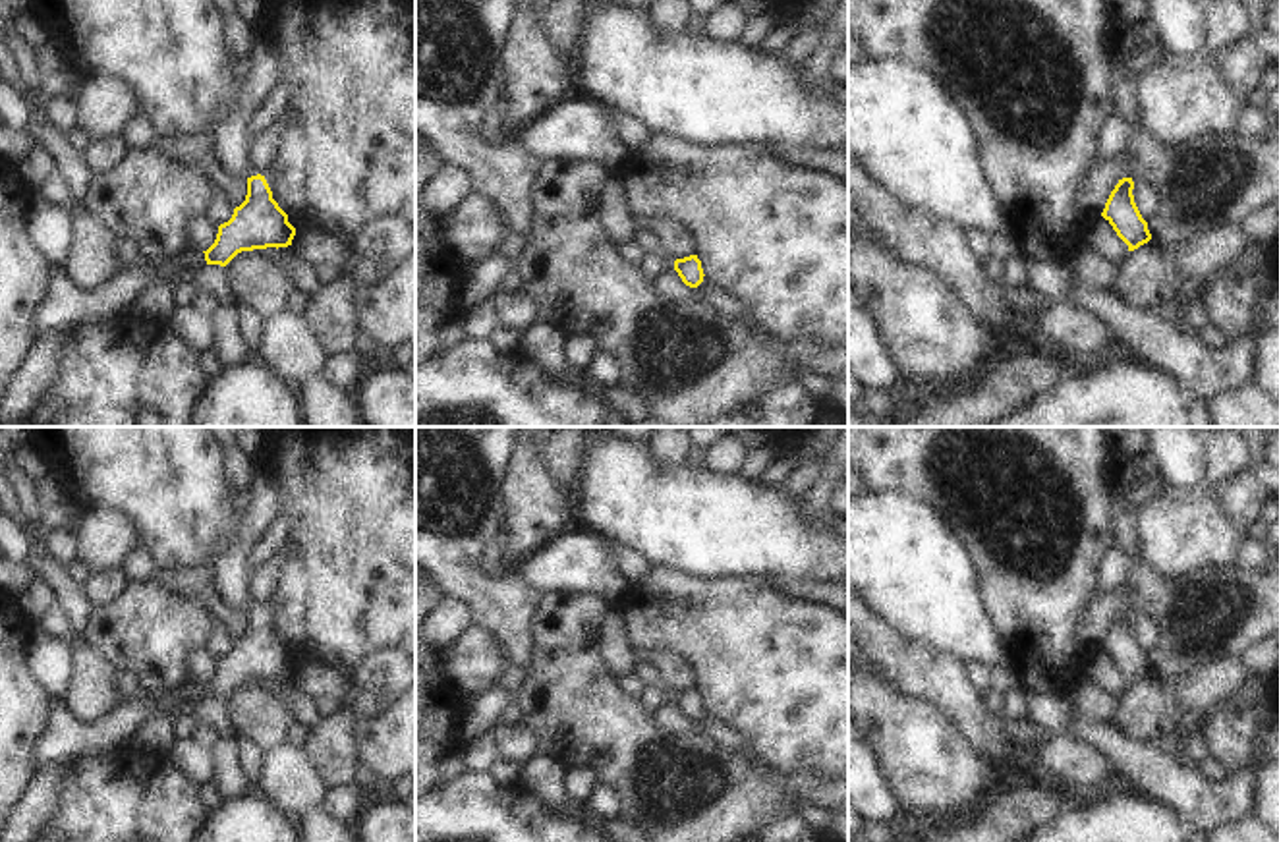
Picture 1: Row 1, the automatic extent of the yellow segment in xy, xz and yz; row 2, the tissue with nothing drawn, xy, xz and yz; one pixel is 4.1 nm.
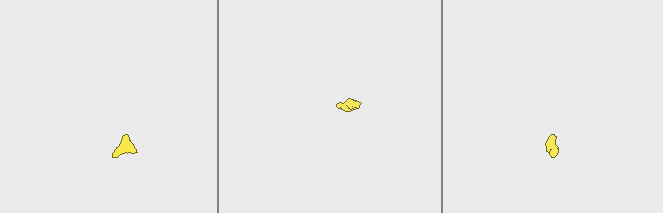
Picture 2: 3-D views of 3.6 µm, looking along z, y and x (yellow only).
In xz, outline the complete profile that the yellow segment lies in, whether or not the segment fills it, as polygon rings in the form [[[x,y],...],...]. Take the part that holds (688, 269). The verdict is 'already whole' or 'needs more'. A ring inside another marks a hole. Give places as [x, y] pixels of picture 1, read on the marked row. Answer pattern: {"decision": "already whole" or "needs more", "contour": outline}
{"decision": "needs more", "contour": [[[690,255],[684,259],[674,261],[674,270],[682,278],[682,282],[690,288],[696,288],[699,294],[699,301],[709,305],[711,309],[736,319],[744,328],[757,330],[759,324],[744,311],[740,301],[723,290],[721,286],[715,286],[709,282],[703,274],[701,261],[697,255]]]}

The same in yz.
{"decision": "already whole", "contour": [[[1132,178],[1119,180],[1101,212],[1117,236],[1128,245],[1128,251],[1134,251],[1151,239],[1148,222],[1134,203],[1132,189]]]}

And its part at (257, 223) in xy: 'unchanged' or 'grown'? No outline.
grown

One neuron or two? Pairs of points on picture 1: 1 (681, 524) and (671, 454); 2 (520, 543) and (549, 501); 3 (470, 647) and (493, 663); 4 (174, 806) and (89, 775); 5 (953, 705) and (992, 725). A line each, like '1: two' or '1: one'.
1: two
2: one
3: one
4: one
5: one

